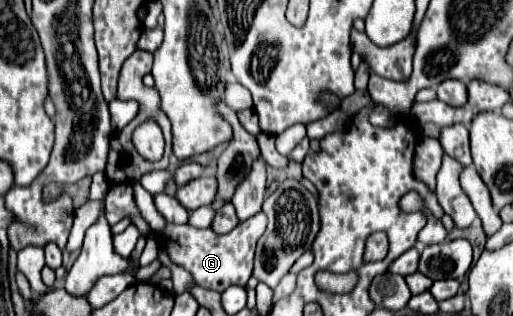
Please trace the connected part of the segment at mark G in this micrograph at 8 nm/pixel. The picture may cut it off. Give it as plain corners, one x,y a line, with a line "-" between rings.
264,212
252,216
250,220
238,224
228,234
214,234
212,228
198,230
194,226
178,226
178,224
166,224
162,232
156,234
156,242
160,250
168,254
168,258
176,264
188,270
198,286
222,292
228,286
246,286
248,278
252,276
252,260
258,238
266,230
266,216

